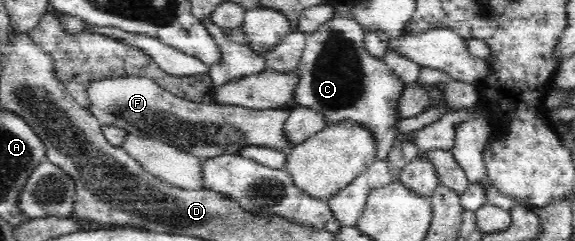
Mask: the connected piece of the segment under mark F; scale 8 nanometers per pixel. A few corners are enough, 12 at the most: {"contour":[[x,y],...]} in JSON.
{"contour":[[152,79],[88,83],[104,125],[200,158],[293,146],[288,111],[181,99]]}

